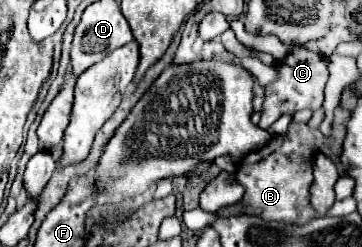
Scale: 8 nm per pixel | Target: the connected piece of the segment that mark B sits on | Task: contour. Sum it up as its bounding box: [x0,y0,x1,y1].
[216,123,346,225]

